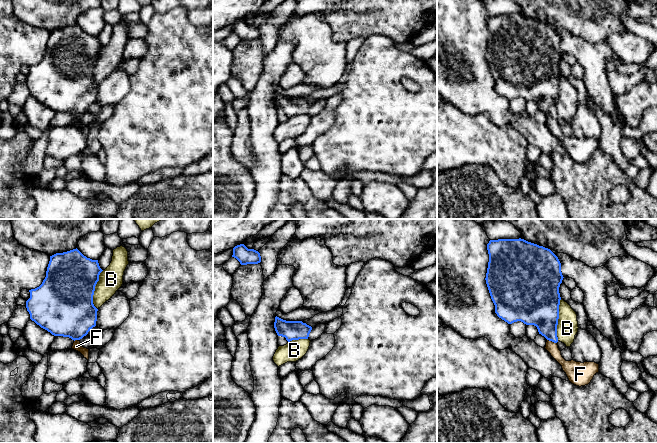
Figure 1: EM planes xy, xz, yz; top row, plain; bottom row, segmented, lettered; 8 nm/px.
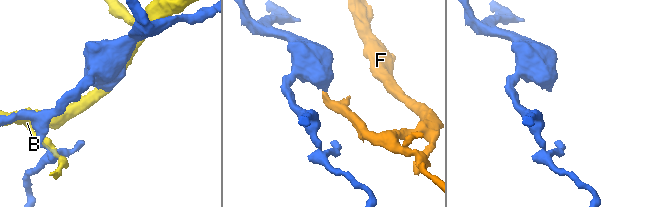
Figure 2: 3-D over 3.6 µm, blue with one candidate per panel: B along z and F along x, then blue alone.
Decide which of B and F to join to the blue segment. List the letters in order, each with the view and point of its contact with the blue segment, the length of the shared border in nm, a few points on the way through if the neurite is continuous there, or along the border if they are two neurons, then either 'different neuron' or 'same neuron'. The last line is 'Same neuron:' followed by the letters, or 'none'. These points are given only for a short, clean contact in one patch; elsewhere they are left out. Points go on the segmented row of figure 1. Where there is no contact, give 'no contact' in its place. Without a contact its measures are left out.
B: meets blue in yz at (557, 320); contact 340 nm long; different neuron
F: meets blue in yz at (552, 341); contact 90 nm long; runs through yz (543, 312), (552, 341), (556, 355), (569, 367); same neuron
Same neuron: F

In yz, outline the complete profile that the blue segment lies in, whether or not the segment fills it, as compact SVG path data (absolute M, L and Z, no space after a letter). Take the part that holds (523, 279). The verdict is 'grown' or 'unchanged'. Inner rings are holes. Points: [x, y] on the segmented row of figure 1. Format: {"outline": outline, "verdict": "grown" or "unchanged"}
{"outline": "M521 238L490 240L487 250L489 262L485 280L497 316L508 324L521 321L536 326L539 334L547 339L545 349L562 366L569 381L579 387L588 385L599 372L599 364L566 361L557 345L559 287L564 278L558 257L550 249Z", "verdict": "grown"}

